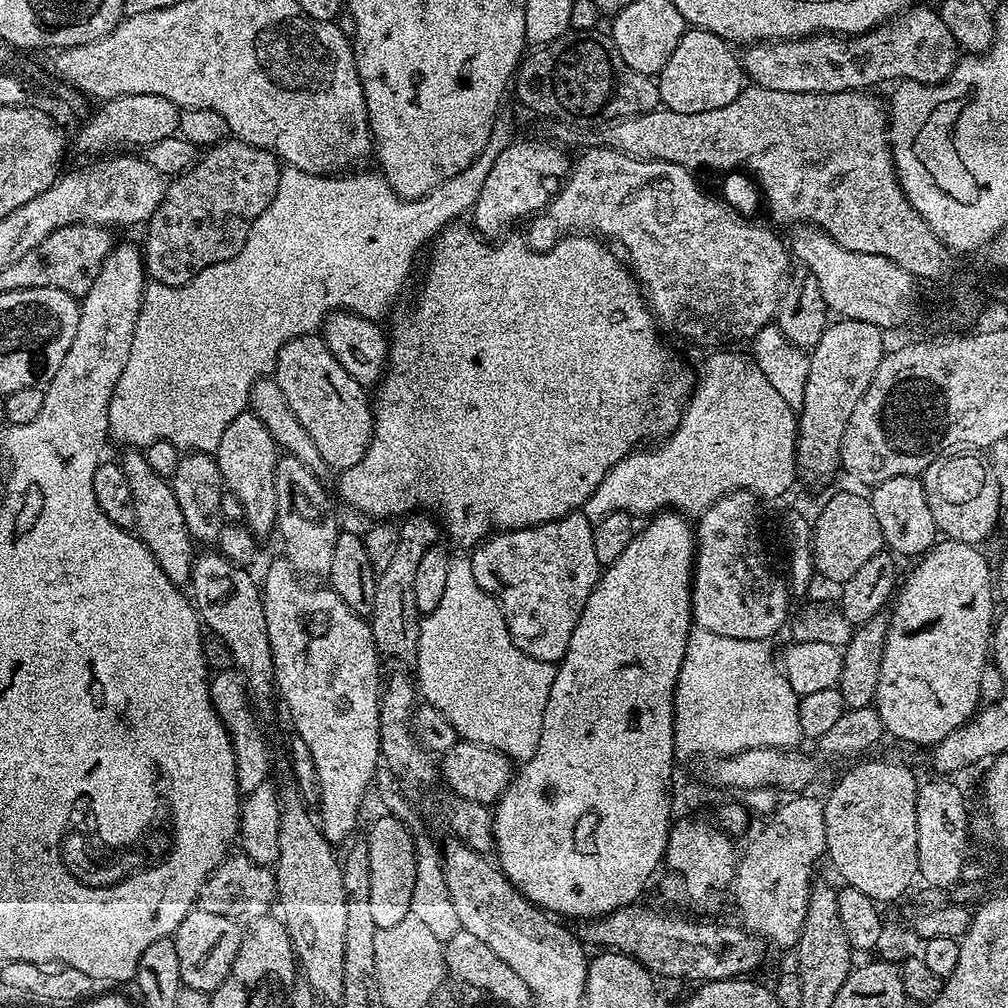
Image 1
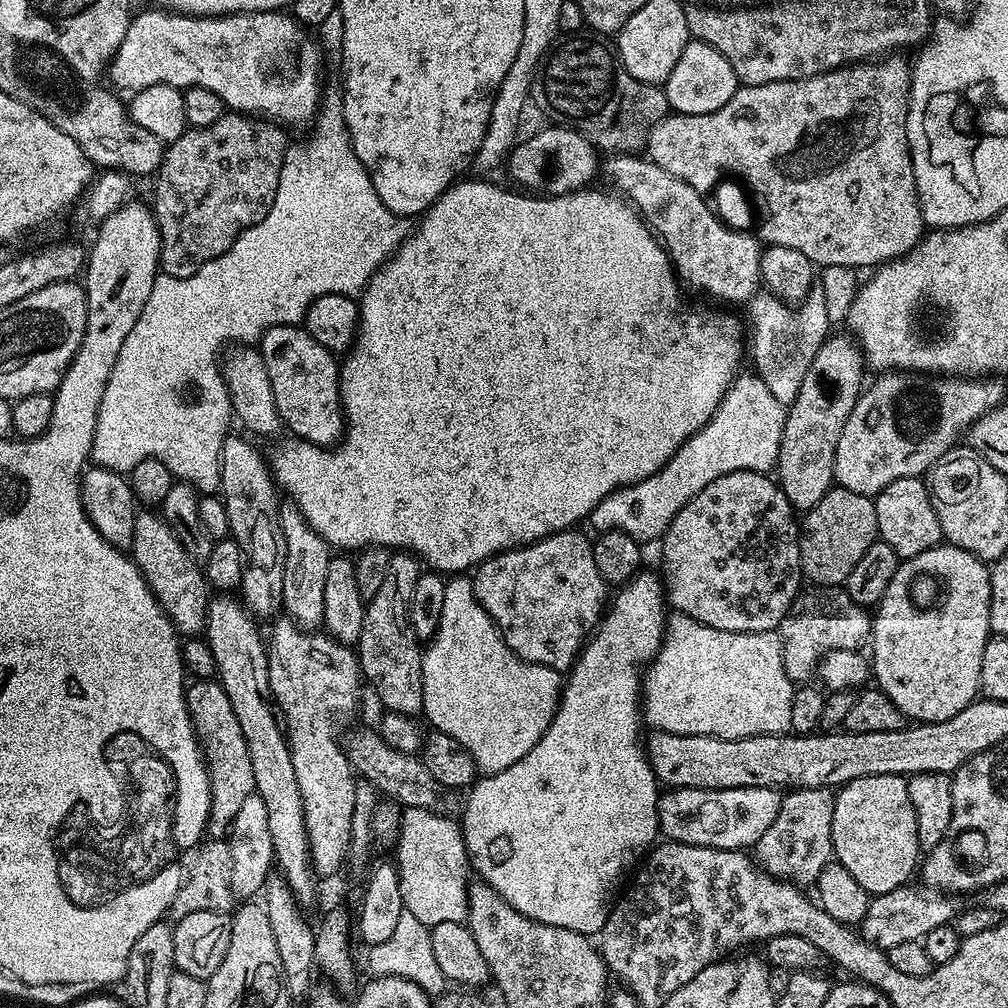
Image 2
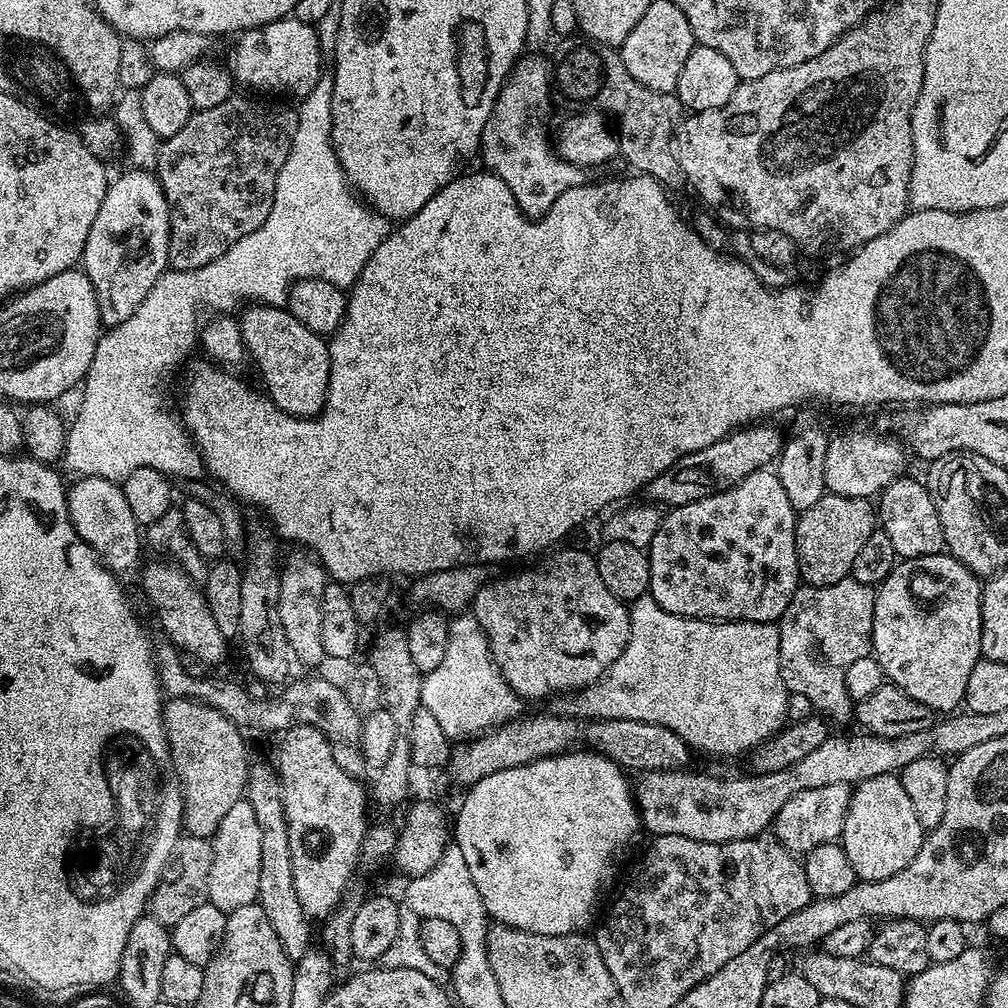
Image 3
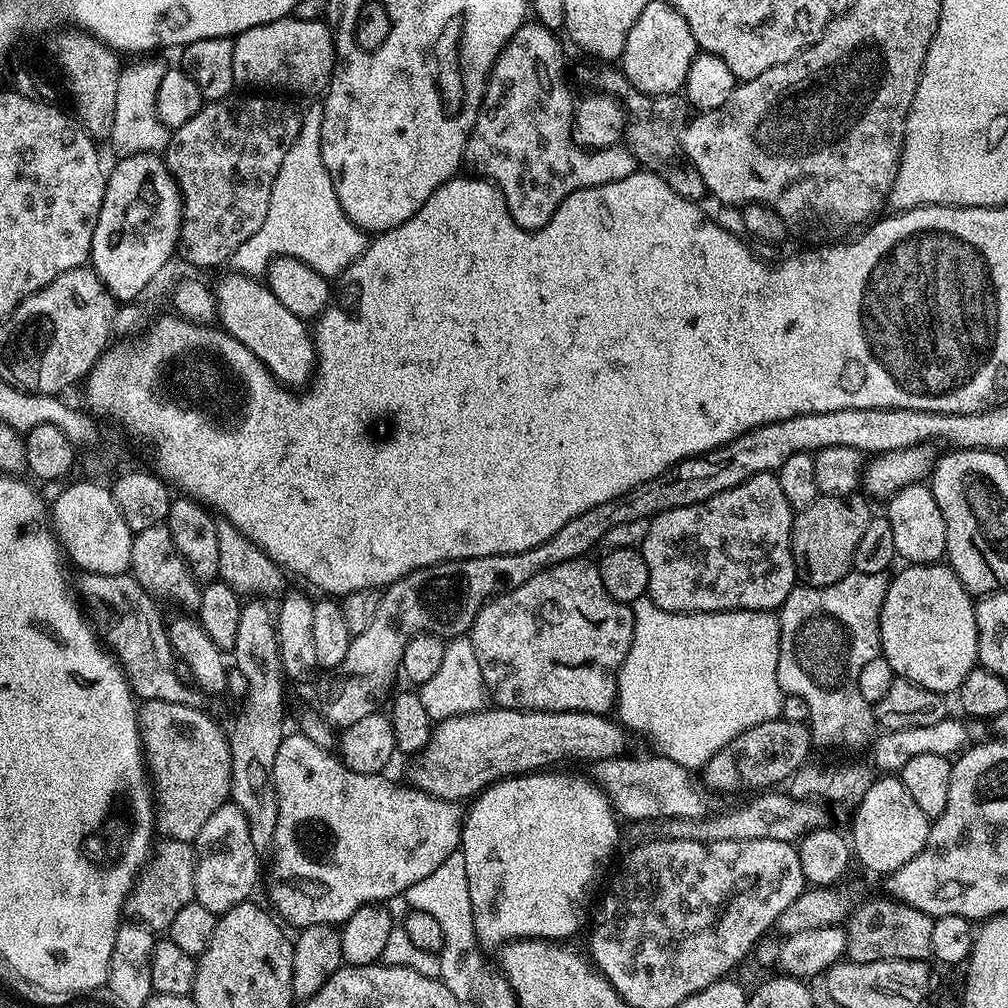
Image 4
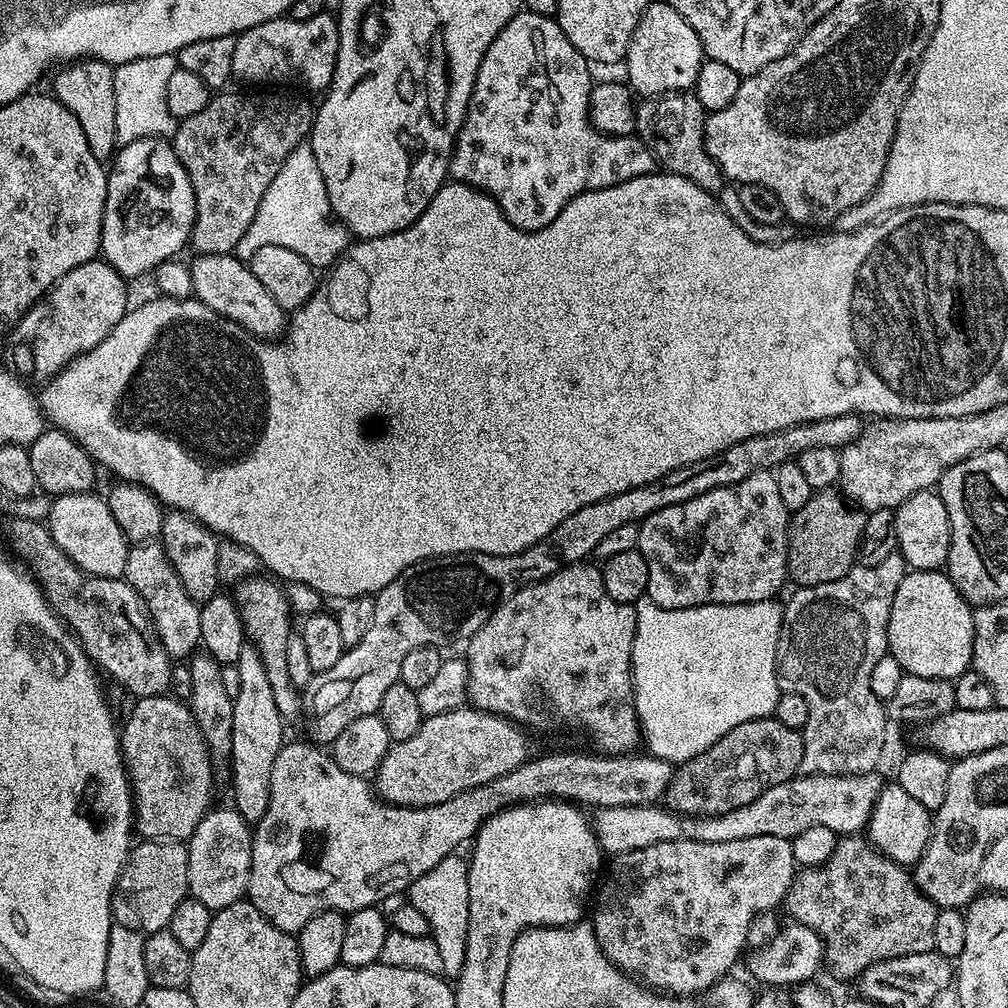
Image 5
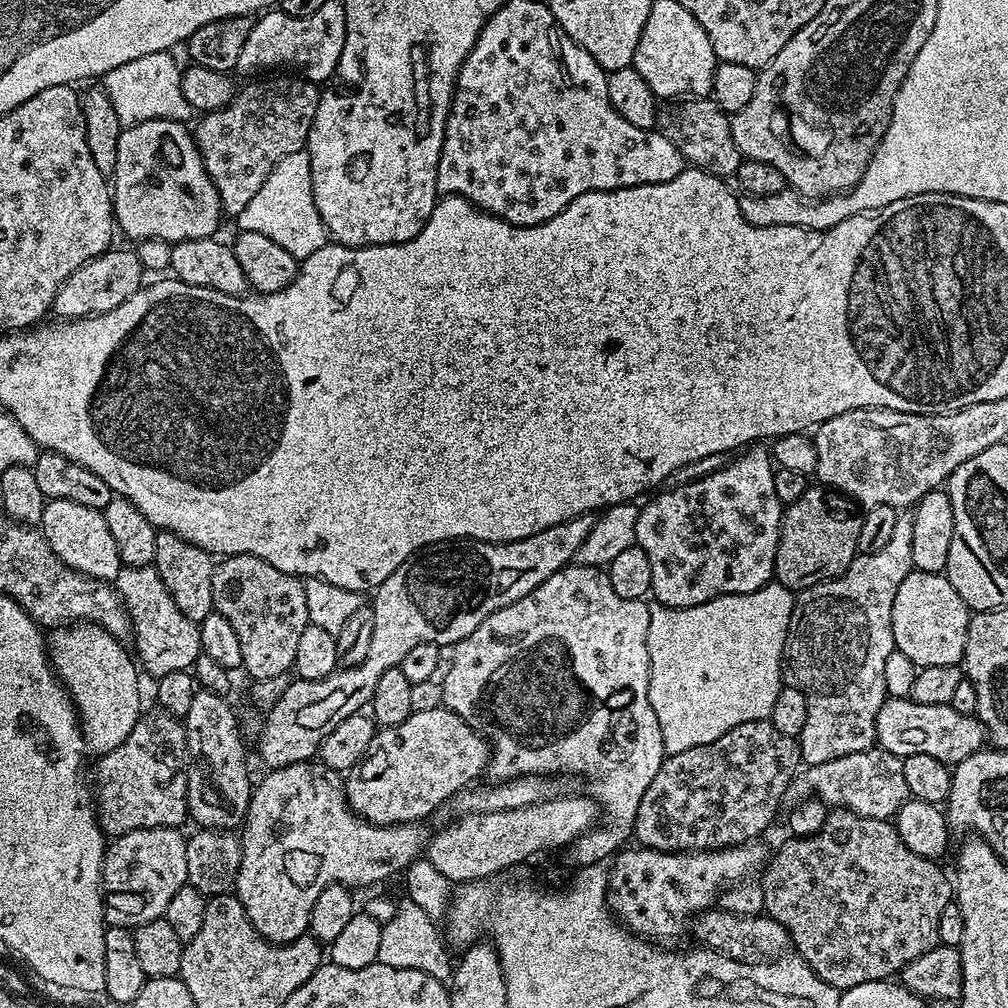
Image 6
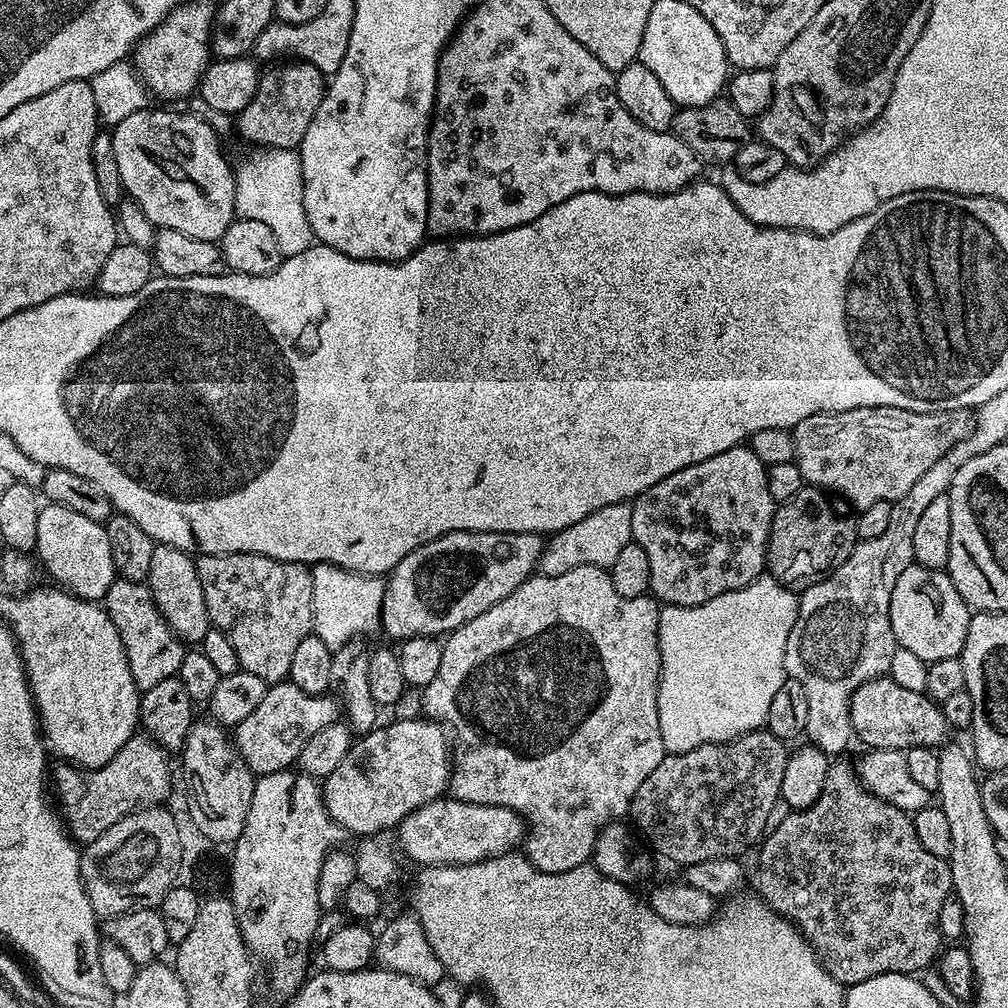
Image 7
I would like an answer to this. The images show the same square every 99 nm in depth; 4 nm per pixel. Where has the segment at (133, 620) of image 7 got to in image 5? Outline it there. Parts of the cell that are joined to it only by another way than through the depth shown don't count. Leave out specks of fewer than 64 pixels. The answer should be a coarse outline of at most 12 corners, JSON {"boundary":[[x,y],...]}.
{"boundary":[[132,544],[123,579],[169,657],[200,648],[200,604],[164,547]]}

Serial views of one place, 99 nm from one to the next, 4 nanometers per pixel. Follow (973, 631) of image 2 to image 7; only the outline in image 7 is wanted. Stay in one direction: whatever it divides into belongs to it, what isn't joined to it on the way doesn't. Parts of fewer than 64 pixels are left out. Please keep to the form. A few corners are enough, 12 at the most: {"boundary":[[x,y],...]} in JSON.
{"boundary":[[915,562],[890,598],[897,645],[959,656],[968,603],[947,571]]}

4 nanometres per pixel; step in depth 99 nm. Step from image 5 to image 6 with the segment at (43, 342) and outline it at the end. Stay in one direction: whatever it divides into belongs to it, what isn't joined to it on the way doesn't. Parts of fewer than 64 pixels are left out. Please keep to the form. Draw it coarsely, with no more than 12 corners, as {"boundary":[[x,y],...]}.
{"boundary":[[135,251],[78,266],[51,311],[64,320],[122,306],[145,283]]}

